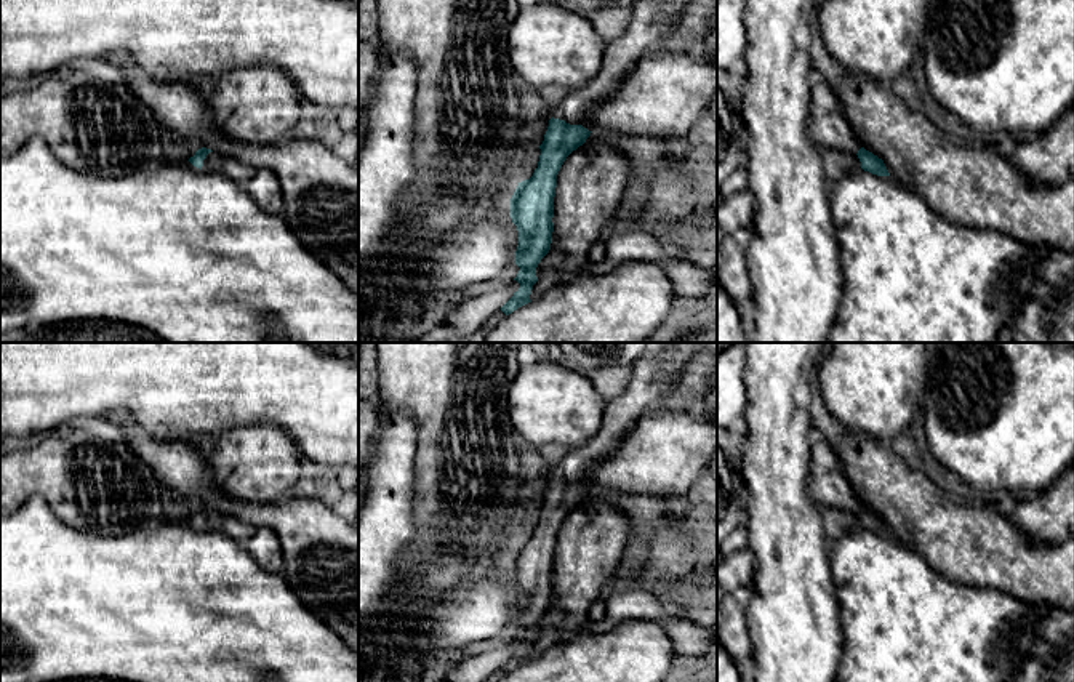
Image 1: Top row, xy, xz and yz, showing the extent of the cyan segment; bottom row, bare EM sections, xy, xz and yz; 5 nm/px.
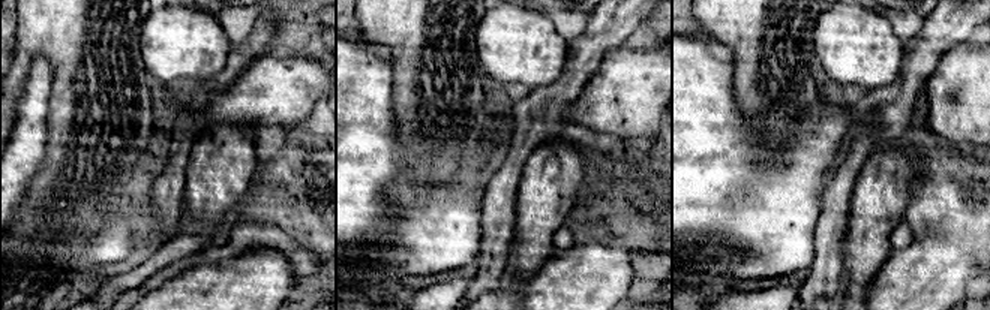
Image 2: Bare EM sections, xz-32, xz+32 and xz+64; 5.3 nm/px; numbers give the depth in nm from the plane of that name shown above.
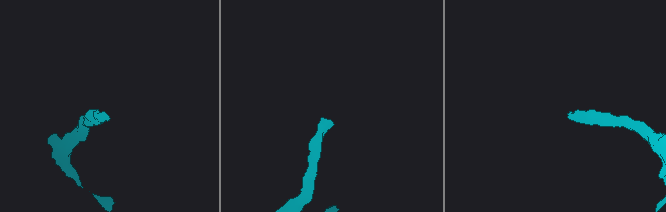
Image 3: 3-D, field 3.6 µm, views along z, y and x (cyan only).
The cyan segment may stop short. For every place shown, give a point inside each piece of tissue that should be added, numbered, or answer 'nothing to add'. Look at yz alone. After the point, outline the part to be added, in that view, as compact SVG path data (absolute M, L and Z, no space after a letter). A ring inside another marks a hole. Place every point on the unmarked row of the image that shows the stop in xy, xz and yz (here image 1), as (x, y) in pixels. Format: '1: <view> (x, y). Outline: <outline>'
1: yz (837, 524). Outline: M815 503L813 506L816 507L824 522L826 538L829 543L837 541L863 528L856 512L840 511Z

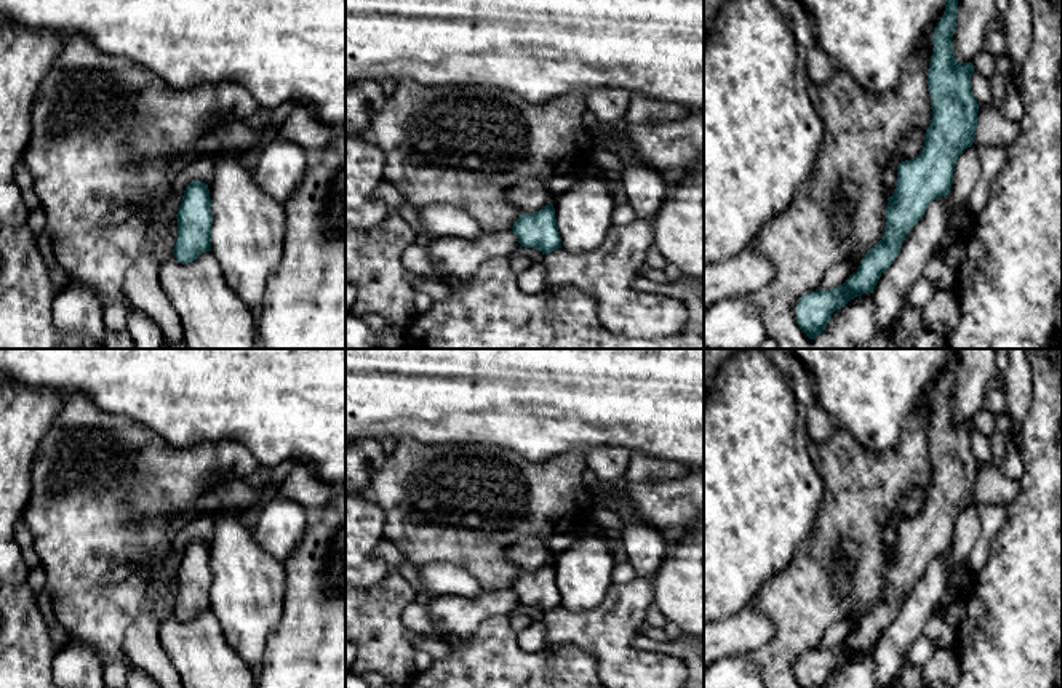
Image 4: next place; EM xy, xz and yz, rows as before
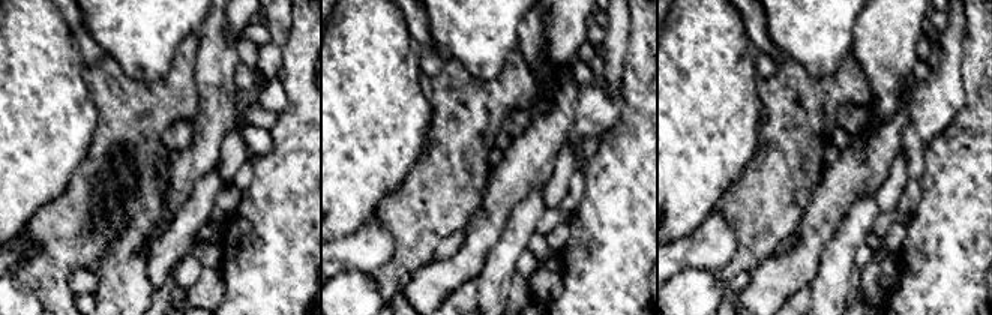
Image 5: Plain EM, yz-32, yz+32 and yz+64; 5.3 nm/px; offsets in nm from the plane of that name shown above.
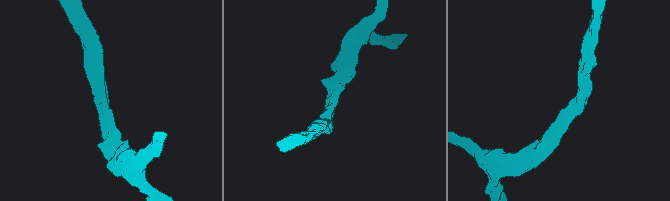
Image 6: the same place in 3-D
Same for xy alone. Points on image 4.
nothing to add

